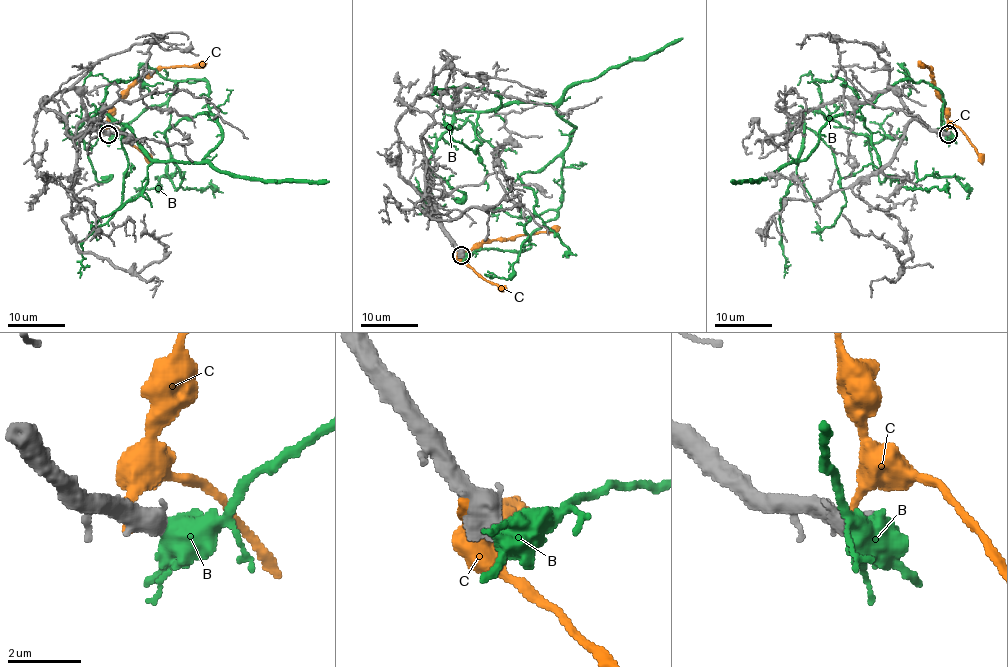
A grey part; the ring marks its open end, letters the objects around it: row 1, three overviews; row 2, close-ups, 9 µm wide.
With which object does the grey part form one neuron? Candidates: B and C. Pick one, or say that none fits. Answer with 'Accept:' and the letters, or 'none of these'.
Accept: none of these

